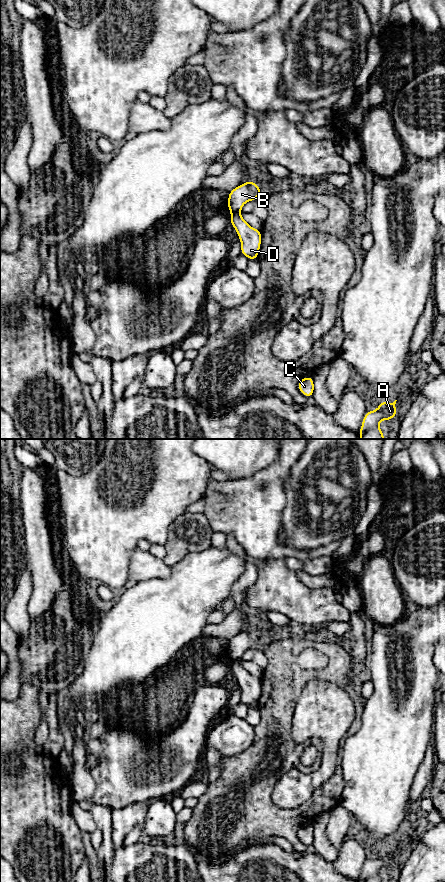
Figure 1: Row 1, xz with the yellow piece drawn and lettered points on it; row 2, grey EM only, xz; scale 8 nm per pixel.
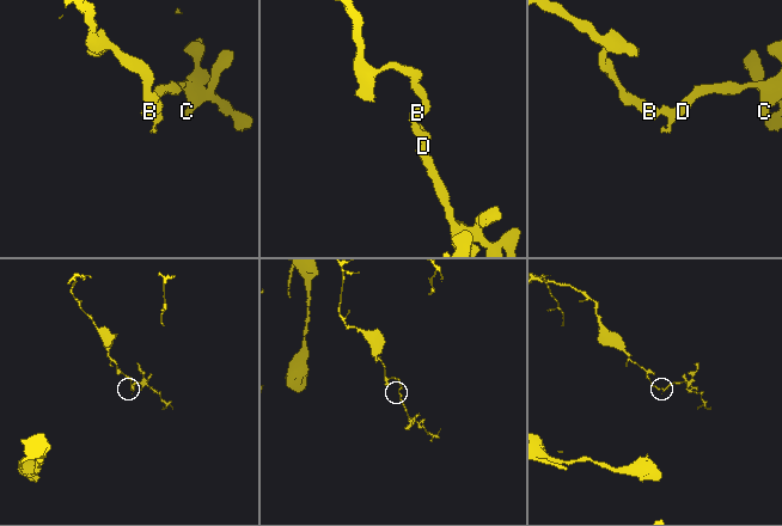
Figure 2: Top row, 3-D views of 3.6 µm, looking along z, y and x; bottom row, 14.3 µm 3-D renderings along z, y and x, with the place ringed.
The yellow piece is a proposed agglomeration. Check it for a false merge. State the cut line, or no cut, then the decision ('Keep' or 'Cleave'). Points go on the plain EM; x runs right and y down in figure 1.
Split along xz (239, 660), (232, 661). Cleave

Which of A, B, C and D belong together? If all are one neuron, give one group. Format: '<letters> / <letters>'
A C D / B

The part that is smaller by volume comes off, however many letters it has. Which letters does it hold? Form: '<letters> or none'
A, C, D

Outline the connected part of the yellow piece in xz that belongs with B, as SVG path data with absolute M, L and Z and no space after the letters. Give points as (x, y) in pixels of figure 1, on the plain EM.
M248 628L246 631L237 634L229 640L227 650L228 657L231 661L240 661L246 650L254 649L261 643L262 641L259 634L255 630Z

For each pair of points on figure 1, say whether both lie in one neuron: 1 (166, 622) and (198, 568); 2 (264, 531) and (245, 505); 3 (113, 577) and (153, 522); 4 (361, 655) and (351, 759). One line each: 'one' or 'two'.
1: one
2: one
3: one
4: two

